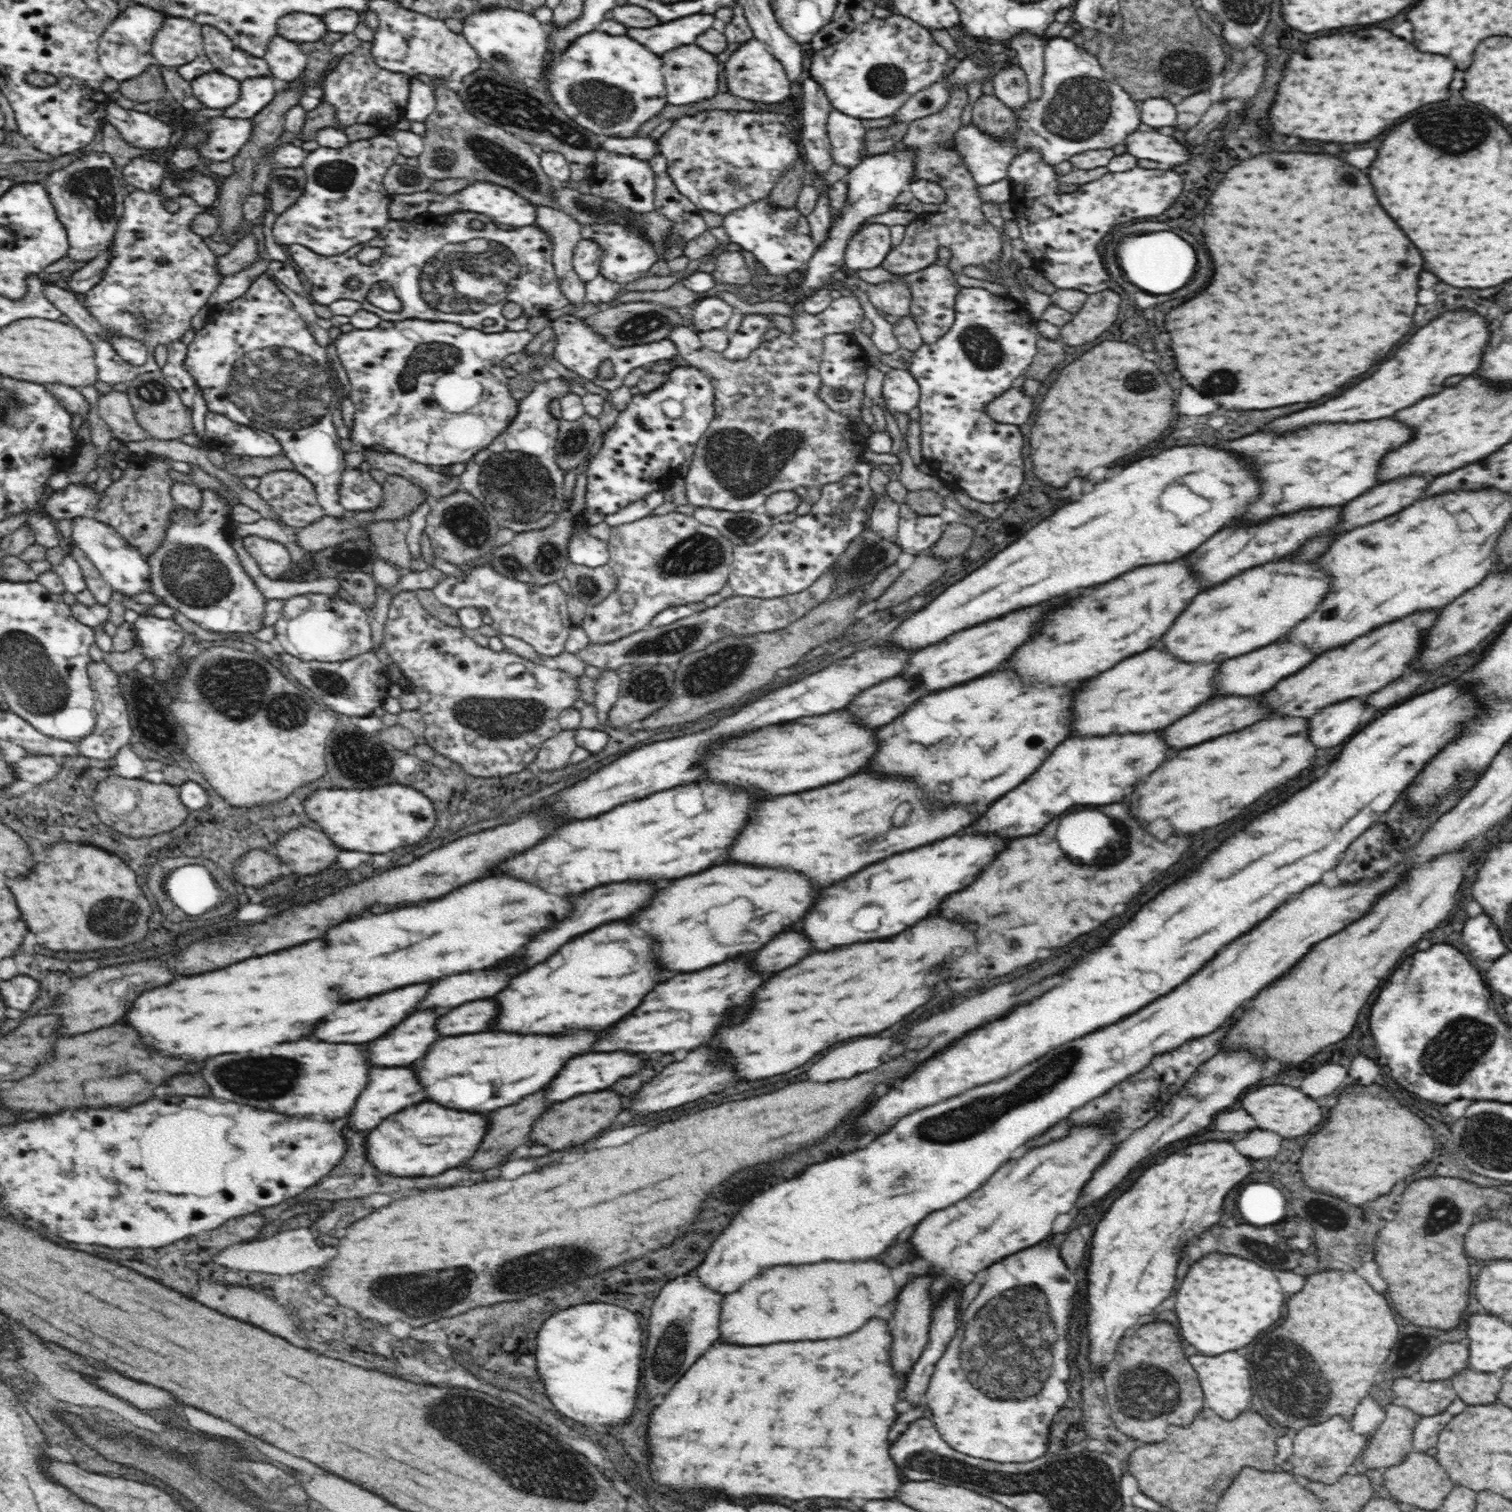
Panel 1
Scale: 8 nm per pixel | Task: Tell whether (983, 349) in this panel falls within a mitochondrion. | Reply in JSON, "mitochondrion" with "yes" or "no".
{"mitochondrion":"yes"}

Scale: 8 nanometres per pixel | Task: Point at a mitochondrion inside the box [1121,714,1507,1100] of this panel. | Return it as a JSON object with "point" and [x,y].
{"point":[1448,1065]}

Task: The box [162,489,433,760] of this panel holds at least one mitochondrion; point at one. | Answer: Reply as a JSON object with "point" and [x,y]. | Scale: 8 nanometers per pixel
{"point":[225,681]}

